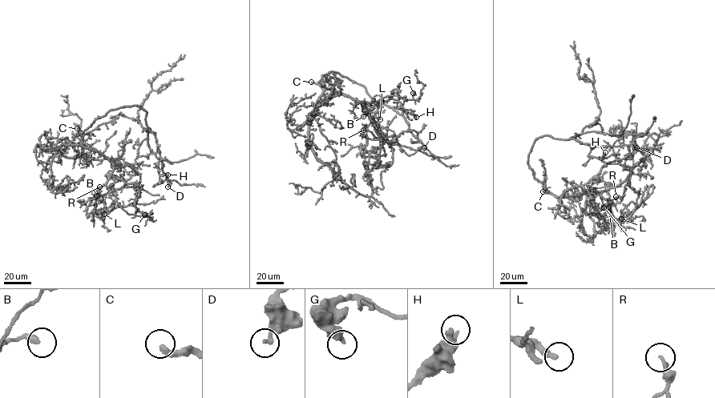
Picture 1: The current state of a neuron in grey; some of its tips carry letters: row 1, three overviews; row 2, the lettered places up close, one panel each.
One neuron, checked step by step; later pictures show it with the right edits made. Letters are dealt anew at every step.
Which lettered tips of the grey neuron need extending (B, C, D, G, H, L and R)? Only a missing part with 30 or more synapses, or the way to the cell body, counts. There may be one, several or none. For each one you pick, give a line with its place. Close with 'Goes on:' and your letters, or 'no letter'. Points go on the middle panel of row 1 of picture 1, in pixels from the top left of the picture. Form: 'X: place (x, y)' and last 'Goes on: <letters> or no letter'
C: place (311, 82)
Goes on: C

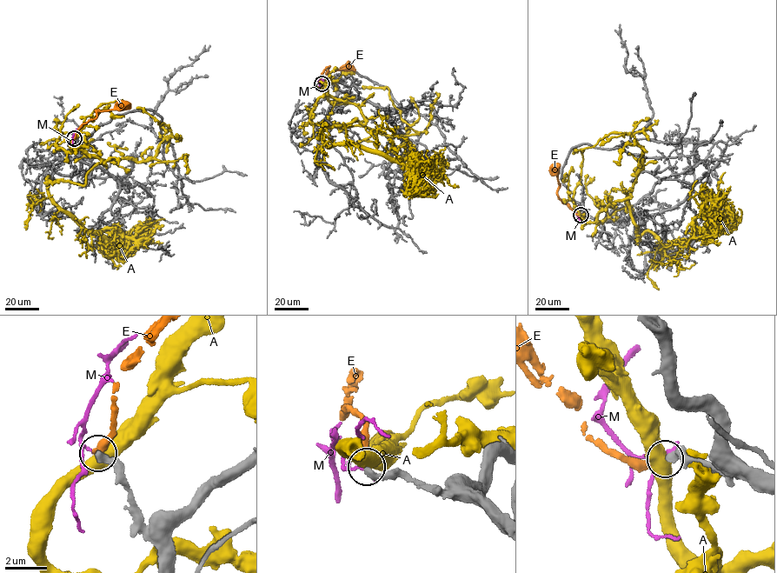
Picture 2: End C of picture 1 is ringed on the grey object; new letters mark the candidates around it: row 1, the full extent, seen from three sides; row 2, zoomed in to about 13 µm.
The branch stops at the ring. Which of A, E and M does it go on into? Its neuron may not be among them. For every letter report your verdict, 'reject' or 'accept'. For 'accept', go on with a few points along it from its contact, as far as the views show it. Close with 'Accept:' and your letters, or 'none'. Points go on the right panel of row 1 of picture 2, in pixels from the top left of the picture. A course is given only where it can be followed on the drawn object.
A: reject
E: accept; course (581, 215), (574, 212), (558, 196), (560, 184), (554, 167)
M: reject
Accept: E

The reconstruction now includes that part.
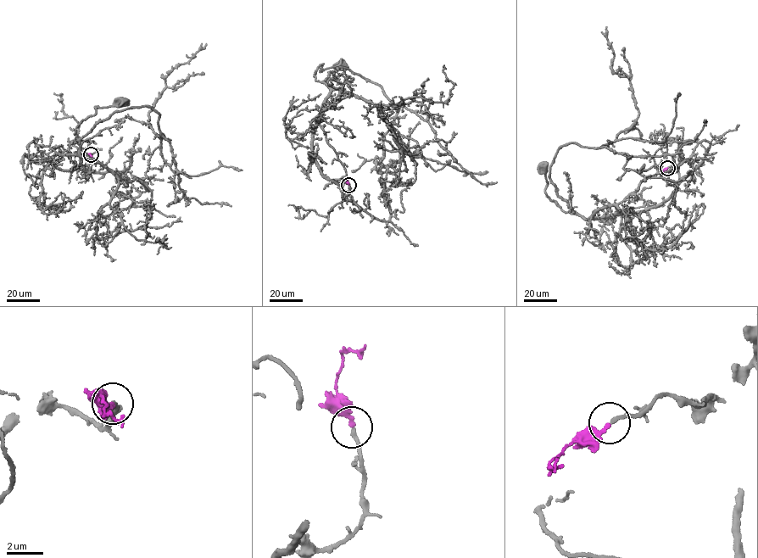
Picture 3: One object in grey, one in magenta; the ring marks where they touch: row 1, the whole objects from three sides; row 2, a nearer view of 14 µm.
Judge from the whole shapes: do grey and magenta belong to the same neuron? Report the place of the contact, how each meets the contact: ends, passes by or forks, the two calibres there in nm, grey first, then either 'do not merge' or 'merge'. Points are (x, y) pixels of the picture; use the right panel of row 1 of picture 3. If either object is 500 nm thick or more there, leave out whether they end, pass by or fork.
place (667, 168); grey ends; magenta ends; calibres 200 and 240 nm; merge

